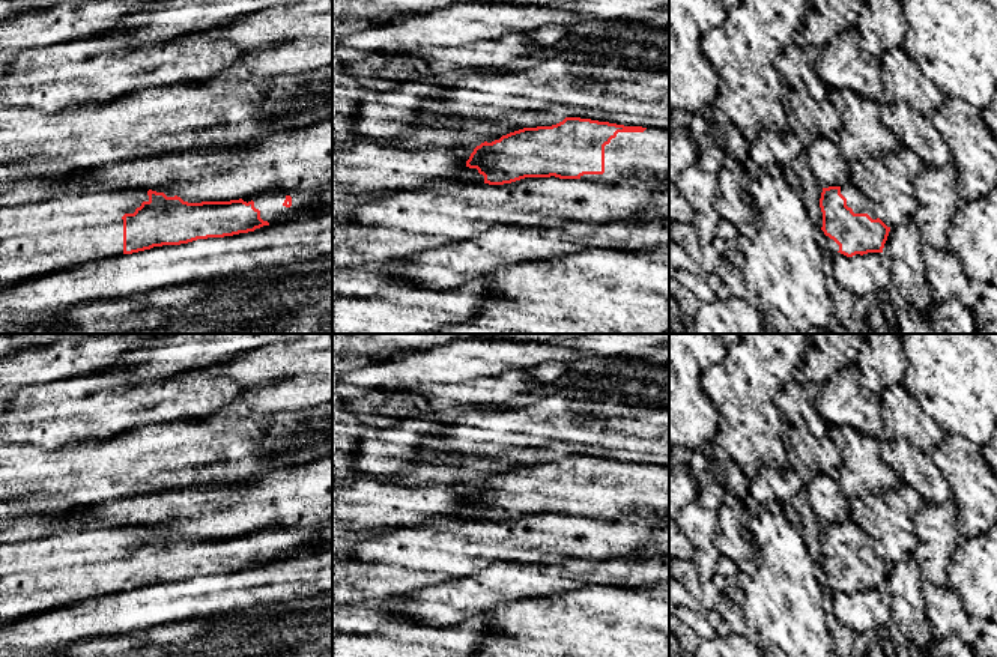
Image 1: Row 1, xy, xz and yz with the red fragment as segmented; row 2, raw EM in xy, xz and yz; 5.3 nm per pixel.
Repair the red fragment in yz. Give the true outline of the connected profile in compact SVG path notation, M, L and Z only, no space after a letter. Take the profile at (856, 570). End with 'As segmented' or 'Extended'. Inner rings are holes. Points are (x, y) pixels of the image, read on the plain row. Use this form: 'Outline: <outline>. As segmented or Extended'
Outline: M853 520L823 525L820 544L826 573L839 582L841 591L883 589L890 564L877 552L871 537Z. Extended

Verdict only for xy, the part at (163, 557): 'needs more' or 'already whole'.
needs more

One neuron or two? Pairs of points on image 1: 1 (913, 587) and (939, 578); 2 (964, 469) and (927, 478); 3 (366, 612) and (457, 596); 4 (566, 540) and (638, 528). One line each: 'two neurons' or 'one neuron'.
1: two neurons
2: two neurons
3: two neurons
4: one neuron

